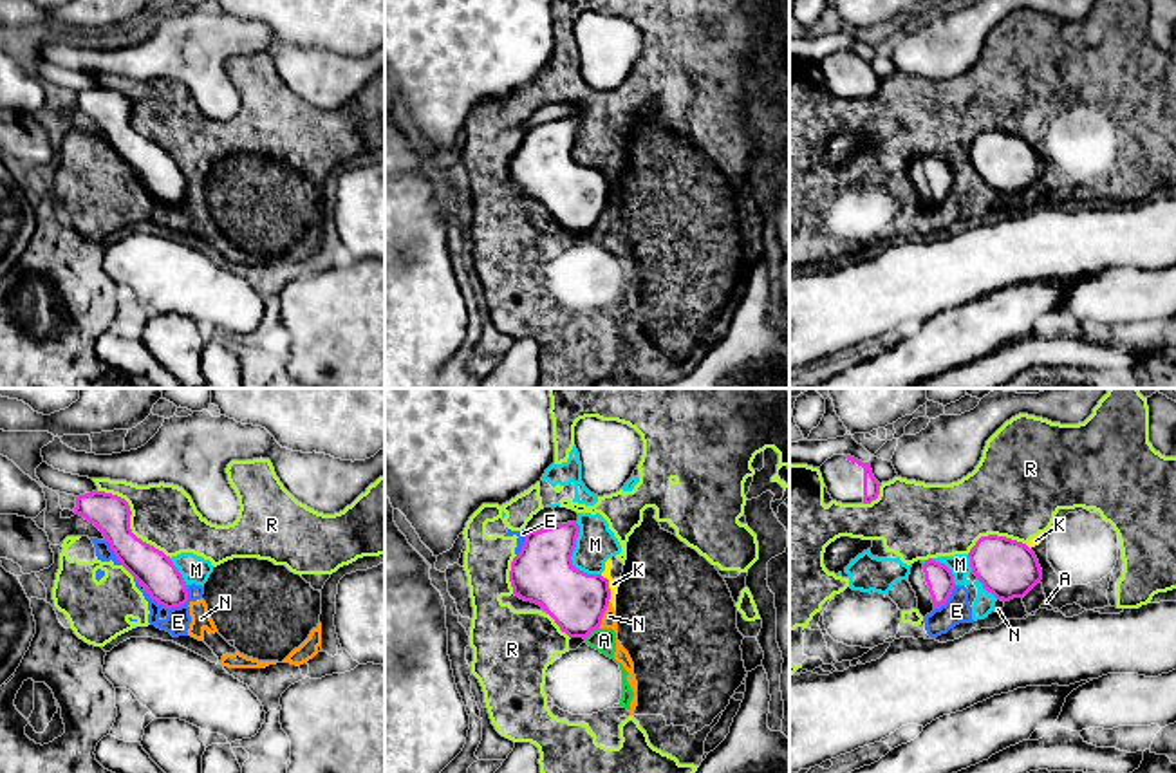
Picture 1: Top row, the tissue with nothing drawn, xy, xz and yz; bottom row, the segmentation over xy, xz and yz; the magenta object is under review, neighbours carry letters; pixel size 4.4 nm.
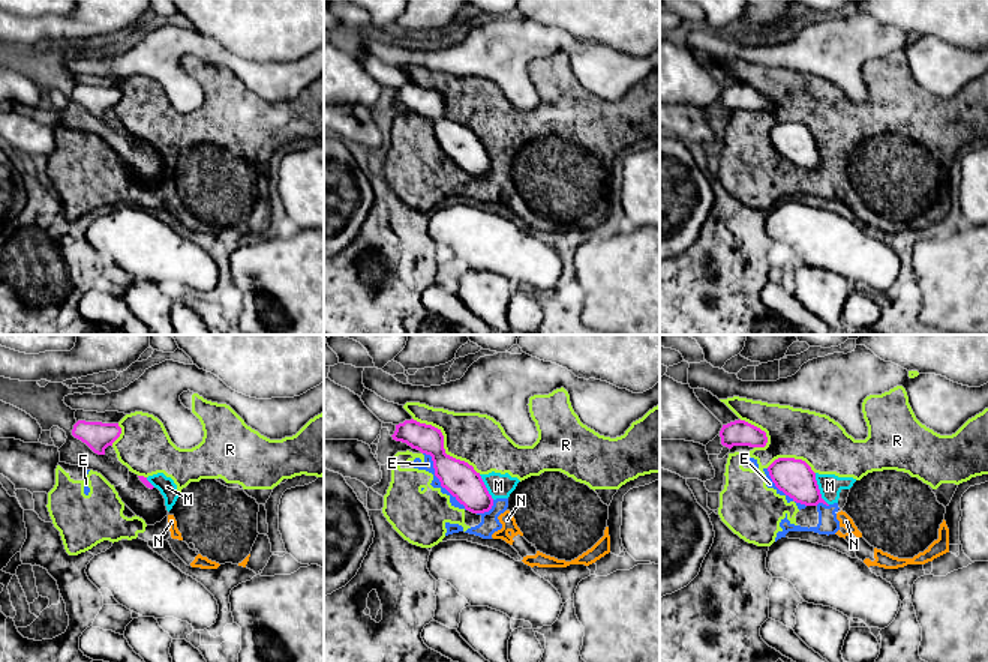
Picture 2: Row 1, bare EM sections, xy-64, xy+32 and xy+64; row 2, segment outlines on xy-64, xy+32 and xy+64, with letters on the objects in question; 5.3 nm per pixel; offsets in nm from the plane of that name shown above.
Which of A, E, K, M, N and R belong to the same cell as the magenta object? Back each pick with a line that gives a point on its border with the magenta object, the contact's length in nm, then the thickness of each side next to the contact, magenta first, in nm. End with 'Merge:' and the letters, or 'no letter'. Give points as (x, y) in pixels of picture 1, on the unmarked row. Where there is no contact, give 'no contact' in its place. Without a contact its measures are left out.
Merge: no letter

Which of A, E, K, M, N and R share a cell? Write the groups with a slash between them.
A E K M N R

